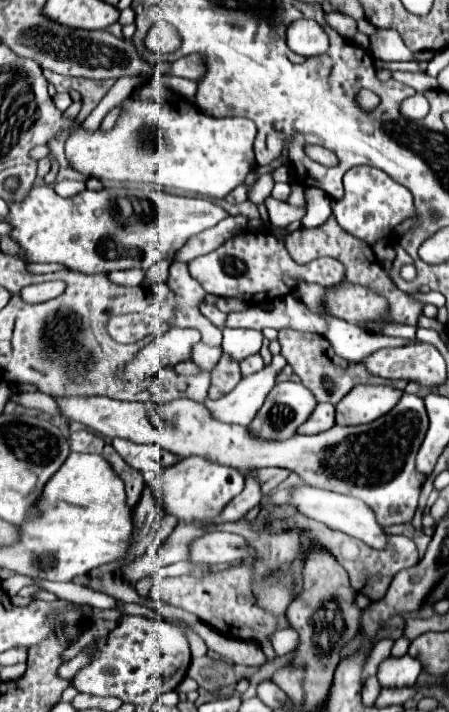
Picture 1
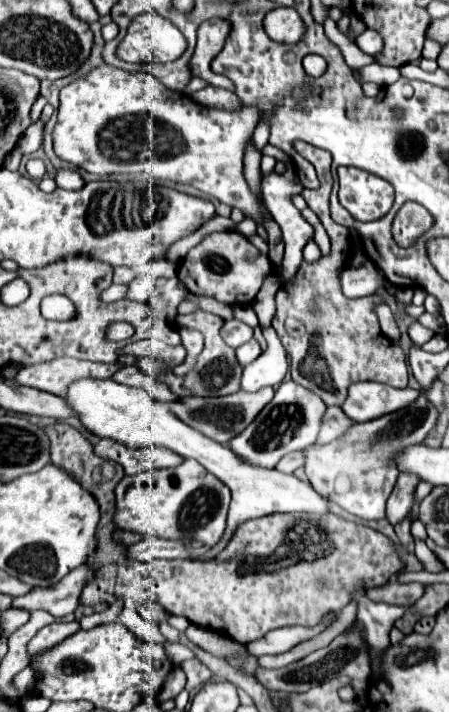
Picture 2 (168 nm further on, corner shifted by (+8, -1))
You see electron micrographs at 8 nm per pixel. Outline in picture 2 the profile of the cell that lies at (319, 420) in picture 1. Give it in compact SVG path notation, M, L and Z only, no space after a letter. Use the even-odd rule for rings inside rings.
M328 407L324 421L322 421L318 443L330 443L332 439L338 439L352 425L356 425L356 421L348 419L348 415L344 415L344 411L340 407Z

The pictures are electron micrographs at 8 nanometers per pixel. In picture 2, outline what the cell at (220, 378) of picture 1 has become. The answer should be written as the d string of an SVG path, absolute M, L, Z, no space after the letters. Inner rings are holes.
M196 311L190 315L178 315L176 317L176 325L178 327L186 327L186 329L196 329L204 335L204 349L202 353L196 357L196 365L190 373L178 377L178 375L166 375L166 377L158 377L160 383L166 383L178 397L184 395L200 395L200 397L212 397L212 395L228 395L228 393L236 393L240 389L240 375L242 375L242 367L234 355L234 349L228 347L222 337L220 337L220 327L222 327L224 319L206 311Z

